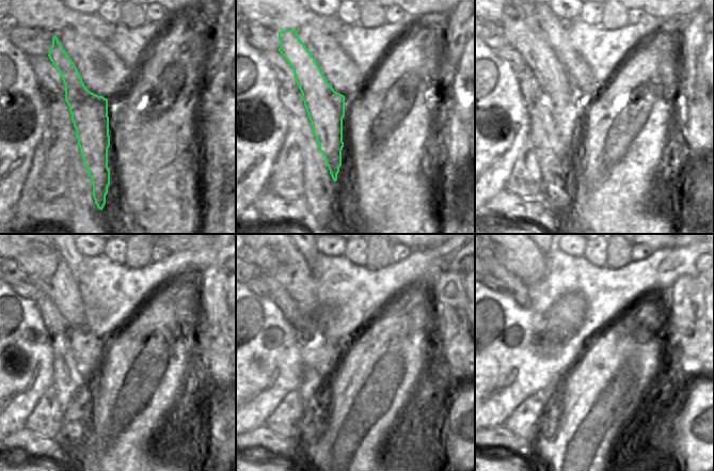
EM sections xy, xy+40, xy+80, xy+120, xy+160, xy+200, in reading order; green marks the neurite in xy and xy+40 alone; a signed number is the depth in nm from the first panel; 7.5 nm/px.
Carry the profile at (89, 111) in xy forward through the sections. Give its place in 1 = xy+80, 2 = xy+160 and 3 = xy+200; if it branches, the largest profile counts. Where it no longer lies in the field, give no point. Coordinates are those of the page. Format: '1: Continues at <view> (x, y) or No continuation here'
1: Continues at xy+80 (566, 101)
2: Continues at xy+160 (275, 255)
3: Continues at xy+200 (520, 255).

